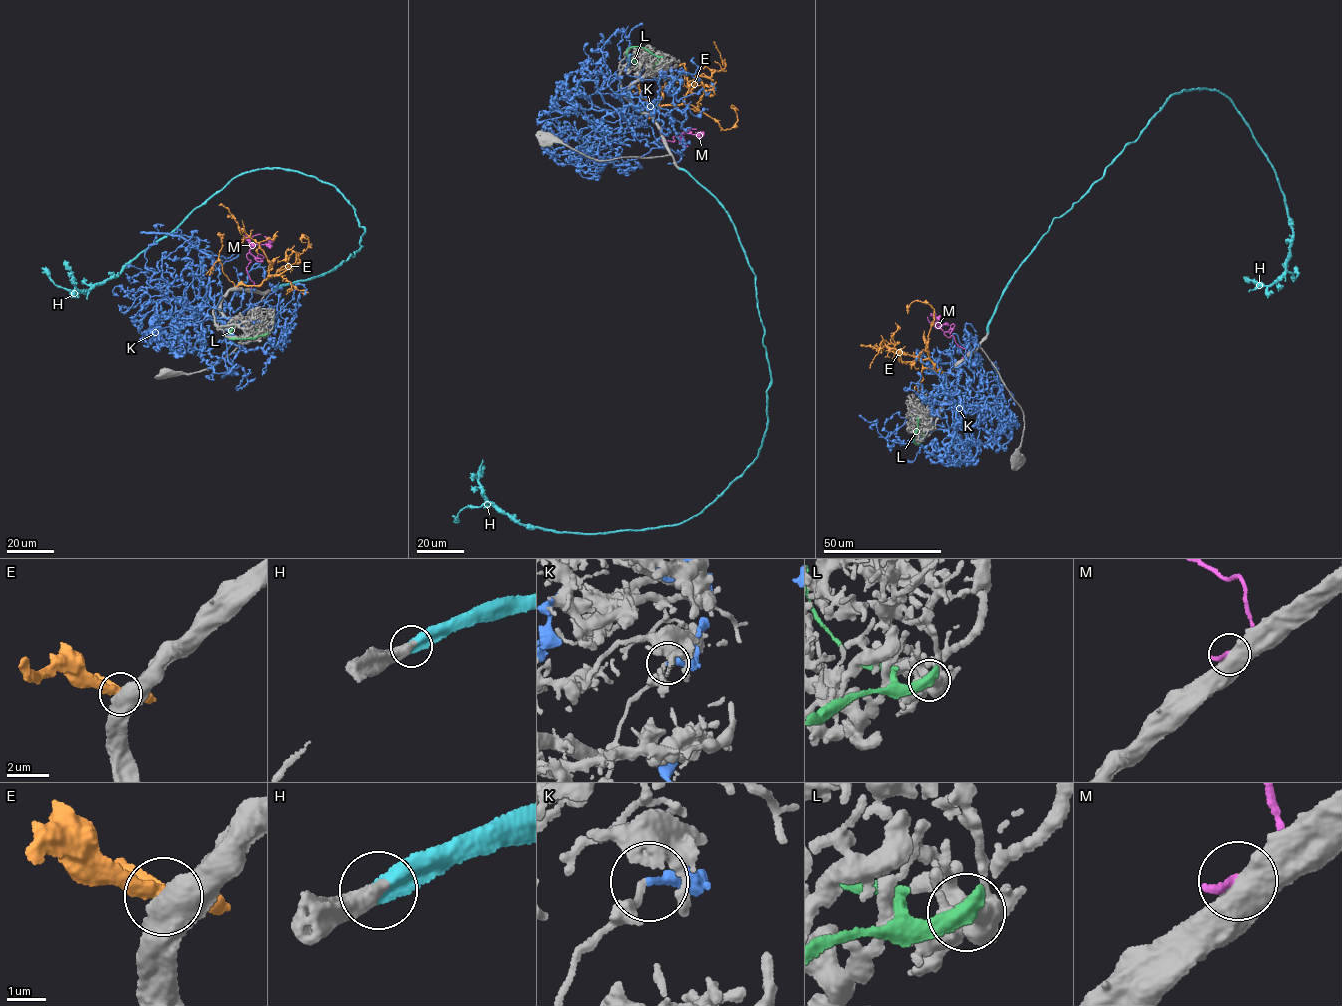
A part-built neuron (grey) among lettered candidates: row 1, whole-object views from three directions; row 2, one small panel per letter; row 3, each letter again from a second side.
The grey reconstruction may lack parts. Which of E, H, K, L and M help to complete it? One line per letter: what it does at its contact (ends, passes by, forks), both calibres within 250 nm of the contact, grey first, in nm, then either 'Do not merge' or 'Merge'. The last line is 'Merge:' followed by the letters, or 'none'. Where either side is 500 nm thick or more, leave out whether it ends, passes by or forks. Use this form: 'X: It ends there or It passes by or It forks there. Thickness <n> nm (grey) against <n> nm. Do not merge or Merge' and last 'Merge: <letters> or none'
E: Thickness 750 nm (grey) against 320 nm. Do not merge
H: Thickness 550 nm (grey) against 600 nm. Merge
K: It ends there. Thickness 150 nm (grey) against 200 nm. Do not merge
L: Thickness 280 nm (grey) against 500 nm. Do not merge
M: Thickness 550 nm (grey) against 200 nm. Do not merge
Merge: H

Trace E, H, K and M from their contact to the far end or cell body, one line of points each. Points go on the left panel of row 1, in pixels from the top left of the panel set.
E: (236, 287), (261, 284), (267, 278), (270, 263), (259, 243), (239, 229), (228, 209), (219, 205)
H: (272, 289), (355, 256), (365, 232), (339, 190), (278, 168), (233, 177), (89, 290), (59, 287), (42, 267)
K: (244, 327), (208, 316), (195, 329), (215, 319), (209, 279), (192, 306), (147, 281), (144, 252), (163, 225)
M: (253, 290), (246, 268), (250, 260), (247, 255), (251, 243), (268, 243), (264, 236)

